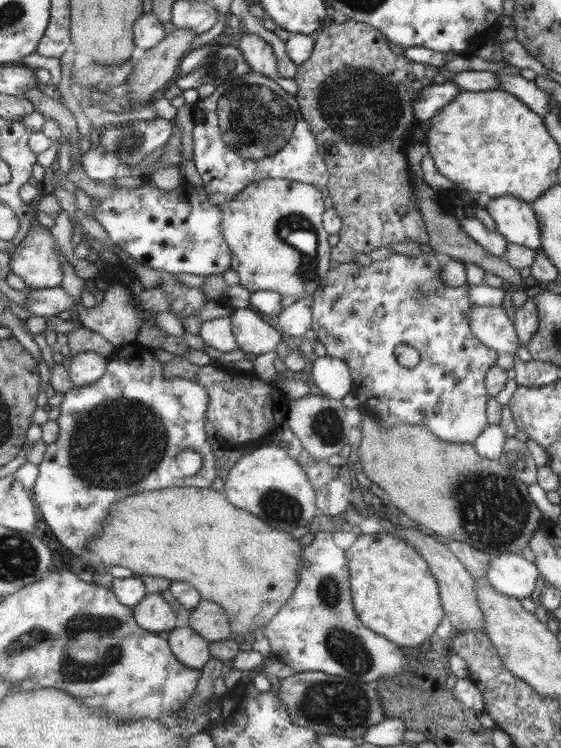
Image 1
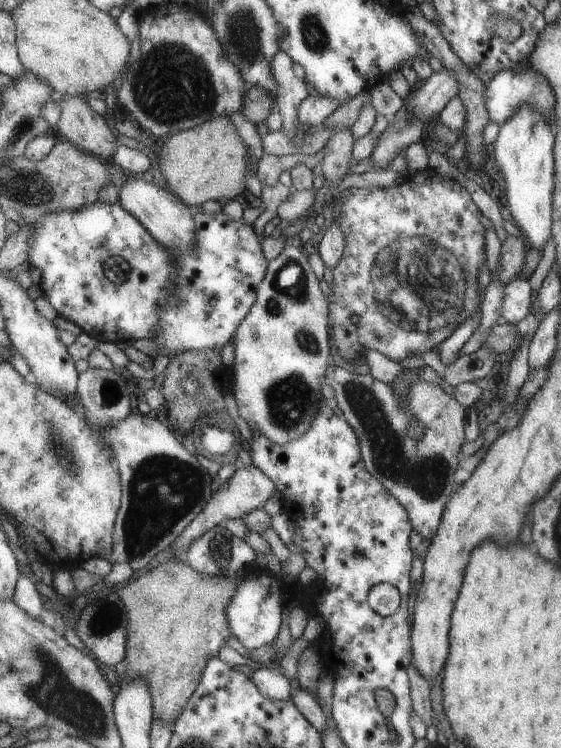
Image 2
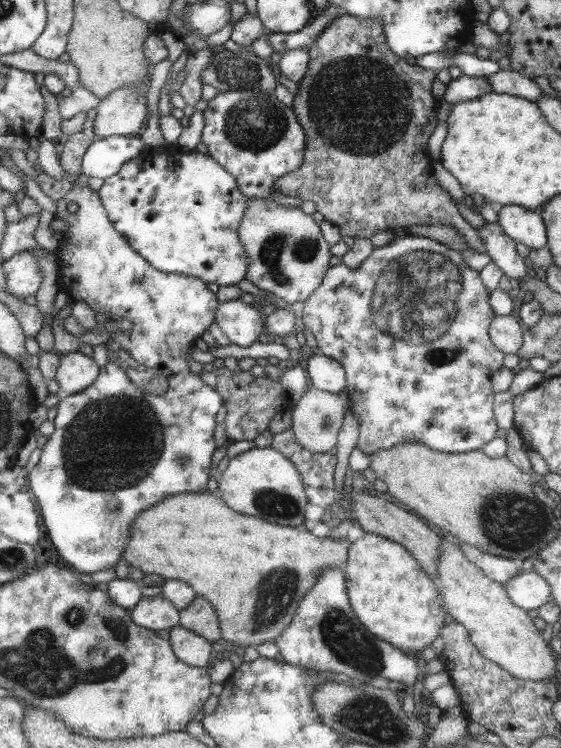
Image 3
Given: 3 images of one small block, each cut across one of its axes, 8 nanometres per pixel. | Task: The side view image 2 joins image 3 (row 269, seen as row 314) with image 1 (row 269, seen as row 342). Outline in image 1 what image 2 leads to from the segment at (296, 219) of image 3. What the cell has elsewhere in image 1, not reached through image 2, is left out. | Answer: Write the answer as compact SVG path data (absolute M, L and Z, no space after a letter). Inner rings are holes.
M259 179L249 183L247 187L243 188L239 194L235 195L233 199L219 203L220 208L220 233L223 236L225 244L232 253L231 270L237 272L239 278L238 284L249 290L250 293L255 291L275 291L282 296L293 295L297 299L303 299L307 295L311 295L317 287L320 286L320 281L327 274L329 270L329 244L327 244L327 231L323 230L321 226L321 214L323 212L323 198L321 198L321 191L314 186L290 181L287 179Z

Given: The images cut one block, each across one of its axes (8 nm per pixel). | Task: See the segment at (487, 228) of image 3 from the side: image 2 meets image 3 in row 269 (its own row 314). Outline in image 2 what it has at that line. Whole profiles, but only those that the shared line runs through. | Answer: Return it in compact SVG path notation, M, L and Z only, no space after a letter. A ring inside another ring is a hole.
M512 279L503 287L503 300L501 300L500 321L516 324L523 317L528 317L530 307L534 307L534 293L529 288L528 279Z

